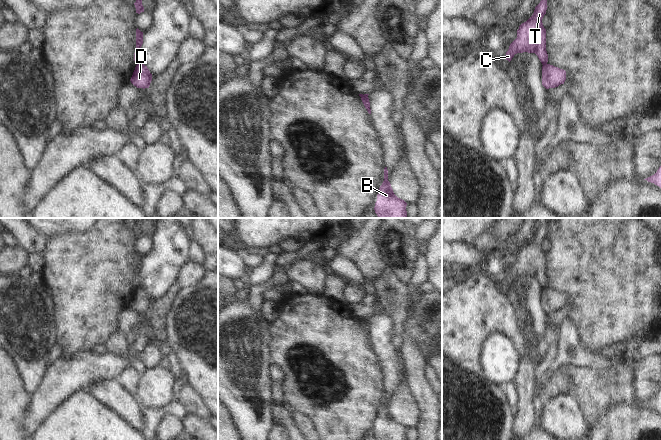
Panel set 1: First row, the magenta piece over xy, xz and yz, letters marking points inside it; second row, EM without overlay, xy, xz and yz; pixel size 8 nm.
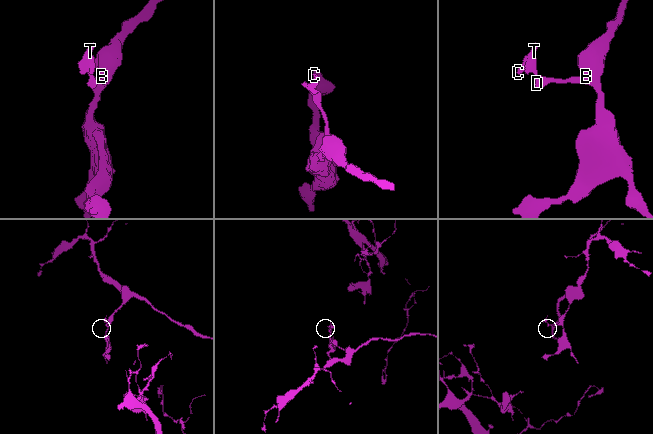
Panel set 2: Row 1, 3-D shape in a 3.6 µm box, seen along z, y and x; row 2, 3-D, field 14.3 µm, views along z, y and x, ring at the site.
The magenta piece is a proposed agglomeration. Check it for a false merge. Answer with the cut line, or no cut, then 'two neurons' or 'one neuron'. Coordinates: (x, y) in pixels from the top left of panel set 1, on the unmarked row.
cut in xy along (141, 286), (137, 288); two neurons

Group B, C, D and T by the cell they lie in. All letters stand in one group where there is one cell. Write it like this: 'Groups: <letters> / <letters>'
Groups: B D / C T.

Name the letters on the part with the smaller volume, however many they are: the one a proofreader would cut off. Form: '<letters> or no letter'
C, T

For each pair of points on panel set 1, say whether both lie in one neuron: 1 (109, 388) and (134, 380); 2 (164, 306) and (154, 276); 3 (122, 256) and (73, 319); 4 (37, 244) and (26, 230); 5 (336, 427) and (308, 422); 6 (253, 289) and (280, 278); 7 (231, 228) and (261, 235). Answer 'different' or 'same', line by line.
1: different
2: different
3: same
4: same
5: different
6: same
7: different

